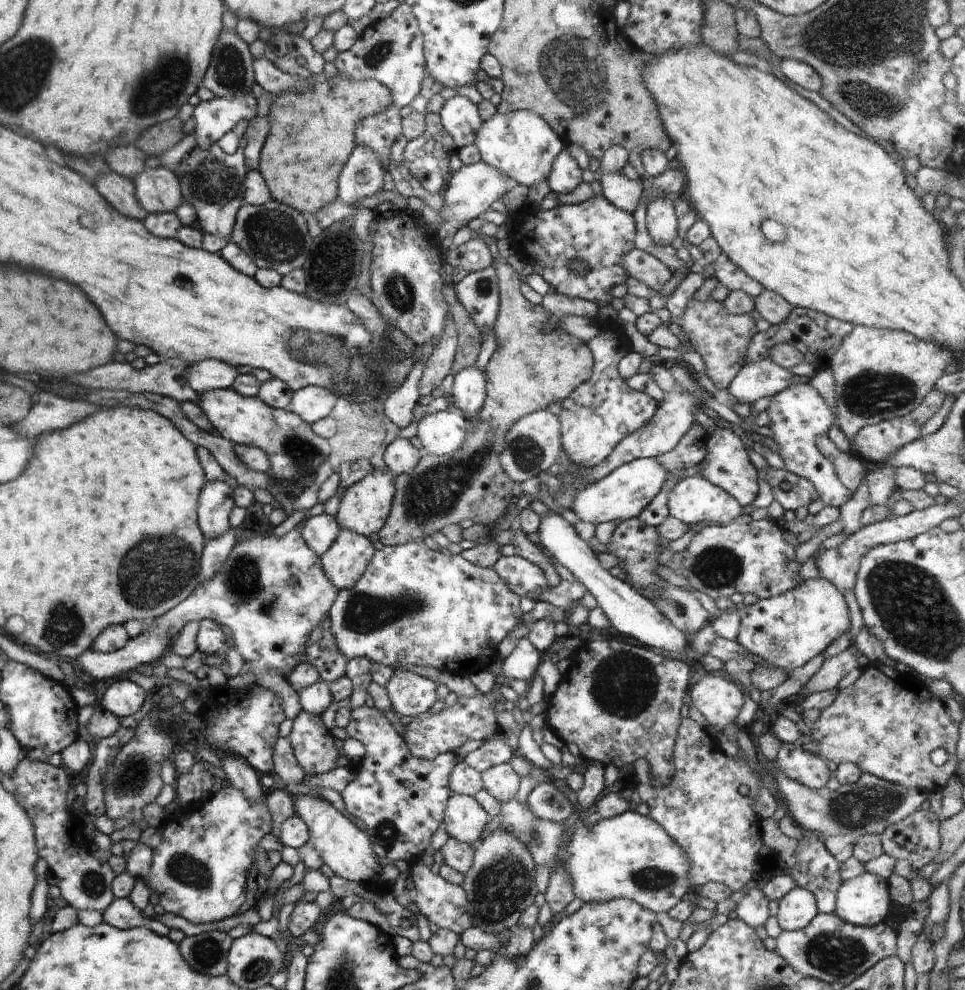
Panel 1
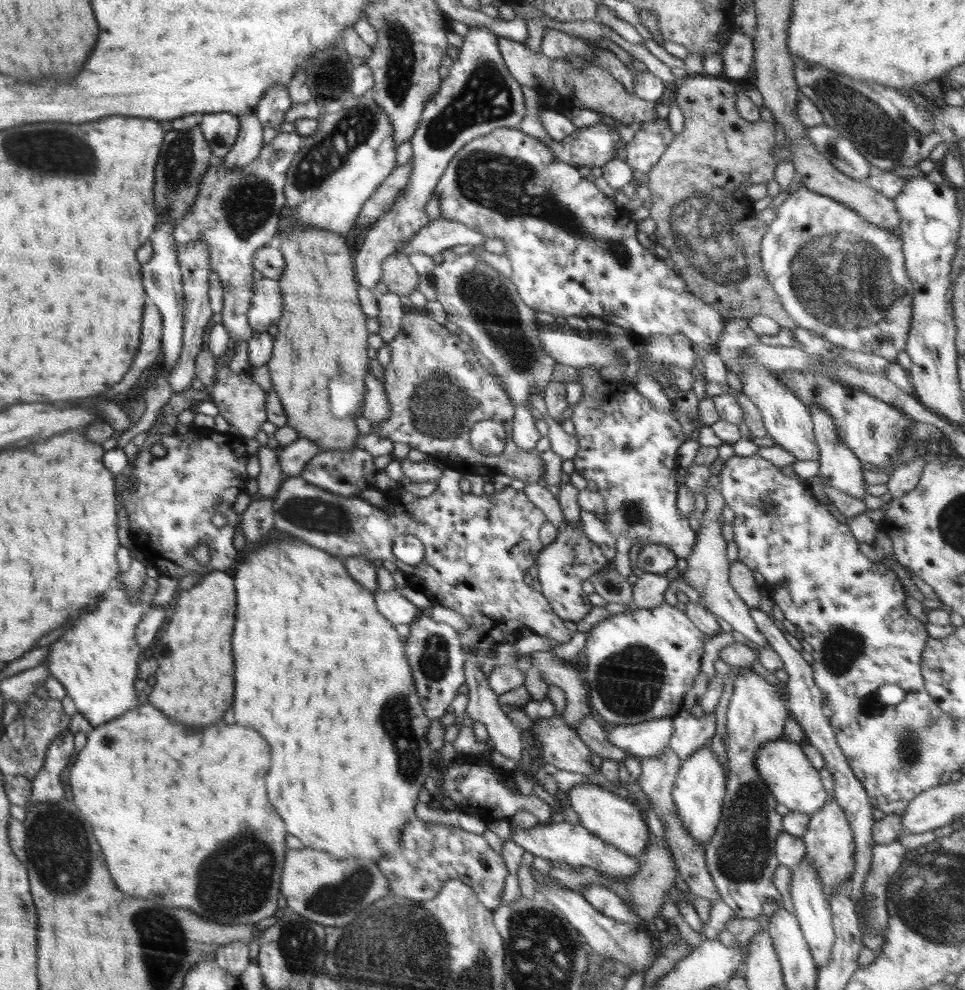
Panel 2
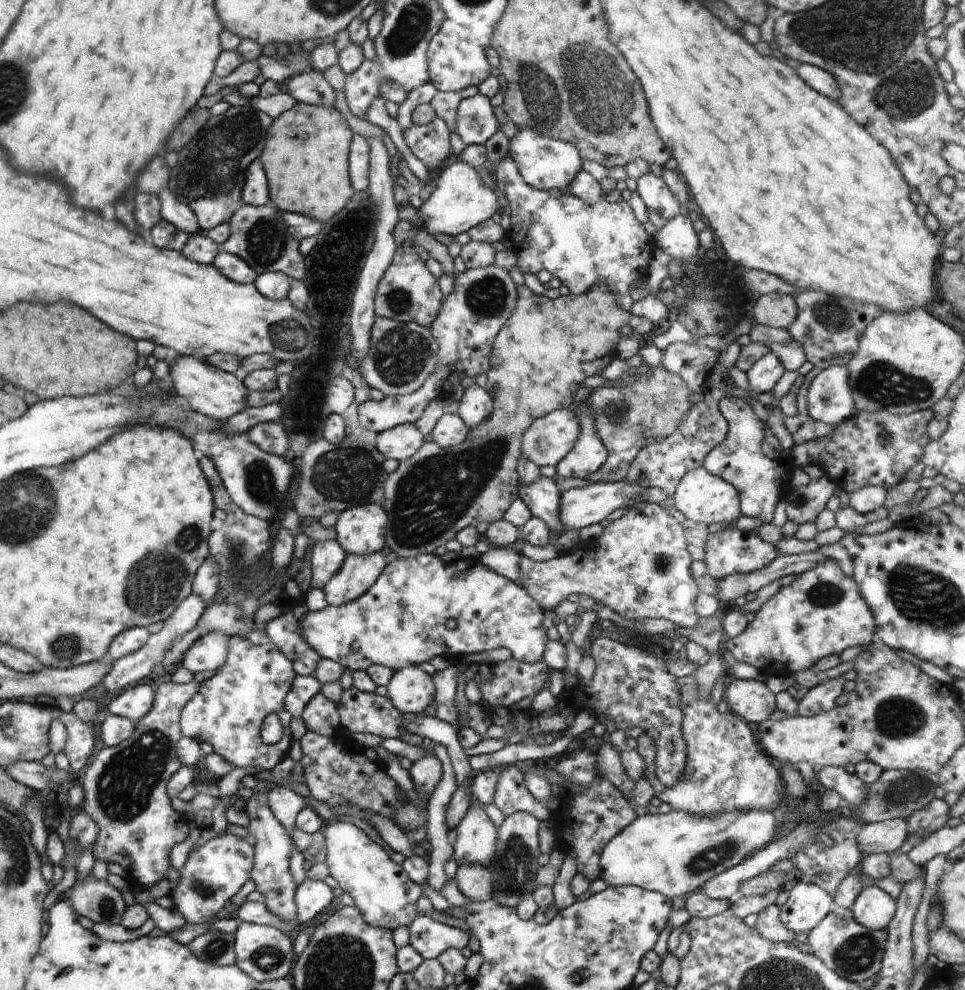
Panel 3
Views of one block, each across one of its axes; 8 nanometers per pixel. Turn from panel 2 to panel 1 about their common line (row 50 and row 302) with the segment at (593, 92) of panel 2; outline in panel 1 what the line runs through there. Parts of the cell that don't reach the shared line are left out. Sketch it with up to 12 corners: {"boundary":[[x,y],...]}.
{"boundary":[[493,258],[497,348],[479,417],[452,457],[394,477],[391,547],[503,520],[499,456],[519,418],[570,398],[584,342]]}

